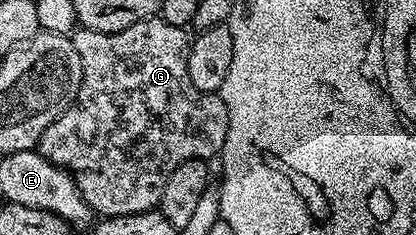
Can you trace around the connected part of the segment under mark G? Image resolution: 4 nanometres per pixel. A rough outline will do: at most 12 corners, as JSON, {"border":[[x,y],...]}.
{"border":[[77,29],[76,102],[46,161],[100,217],[157,210],[219,156],[228,106],[194,89],[189,32]]}

